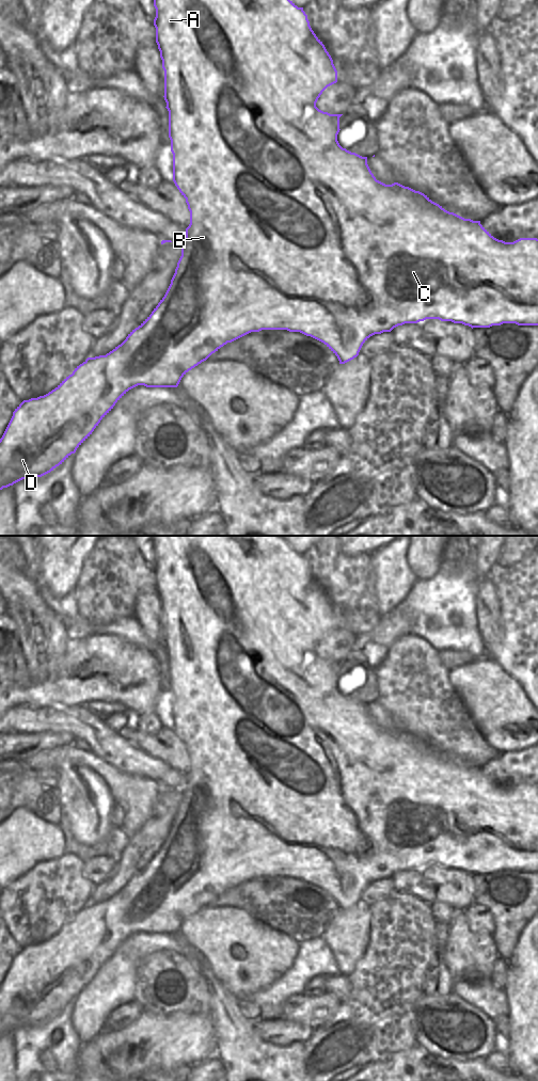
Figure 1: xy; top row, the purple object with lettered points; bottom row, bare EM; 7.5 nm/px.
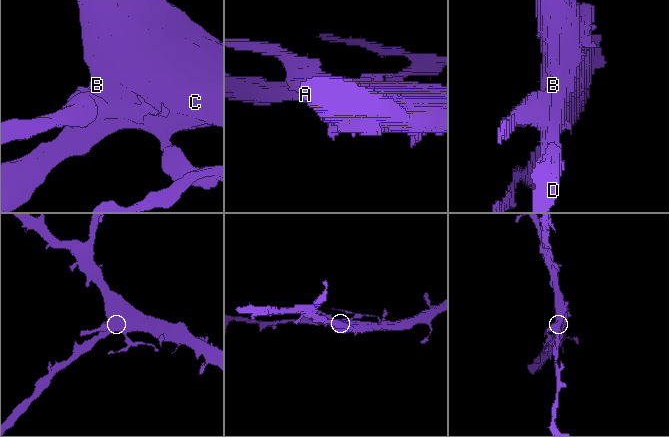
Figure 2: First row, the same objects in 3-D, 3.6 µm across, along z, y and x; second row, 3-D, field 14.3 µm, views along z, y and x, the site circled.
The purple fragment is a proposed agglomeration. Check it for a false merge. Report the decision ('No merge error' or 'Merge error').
No merge error

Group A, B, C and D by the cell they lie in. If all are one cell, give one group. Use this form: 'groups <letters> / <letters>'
groups A B C D

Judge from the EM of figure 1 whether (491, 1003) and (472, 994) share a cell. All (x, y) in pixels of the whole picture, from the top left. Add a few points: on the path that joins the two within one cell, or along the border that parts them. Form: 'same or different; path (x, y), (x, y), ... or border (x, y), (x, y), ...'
same; path (487, 999), (481, 994), (476, 994)

